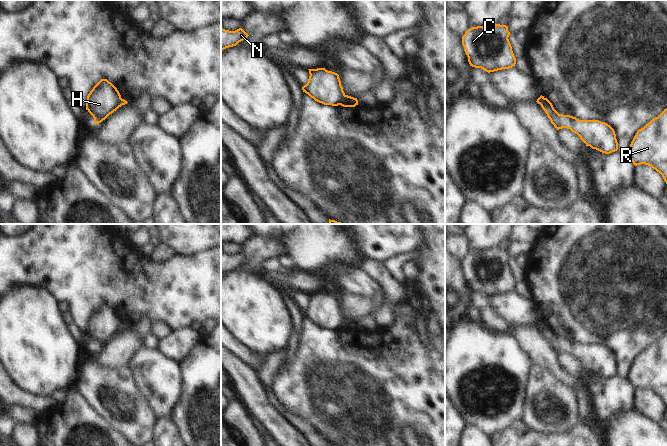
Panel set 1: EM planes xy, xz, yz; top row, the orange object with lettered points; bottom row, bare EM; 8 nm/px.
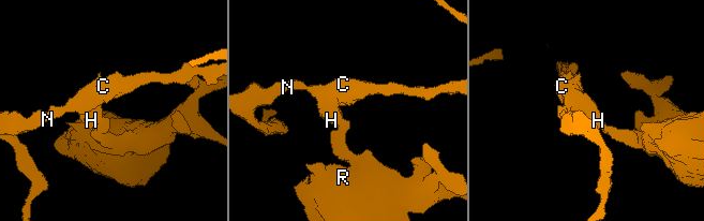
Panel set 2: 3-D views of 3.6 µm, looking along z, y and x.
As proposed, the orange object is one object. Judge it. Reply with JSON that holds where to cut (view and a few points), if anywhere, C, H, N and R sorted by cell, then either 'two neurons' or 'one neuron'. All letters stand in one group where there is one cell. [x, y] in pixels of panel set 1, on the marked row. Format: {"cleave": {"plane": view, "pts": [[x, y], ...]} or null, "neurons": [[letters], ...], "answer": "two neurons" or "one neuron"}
{"cleave": {"plane": "xz", "pts": [[345, 95], [339, 104]]}, "neurons": [["C", "H", "N"], ["R"]], "answer": "two neurons"}

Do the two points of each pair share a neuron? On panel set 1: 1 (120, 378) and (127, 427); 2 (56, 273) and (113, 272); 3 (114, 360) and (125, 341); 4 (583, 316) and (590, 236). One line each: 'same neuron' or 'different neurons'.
1: same neuron
2: same neuron
3: same neuron
4: same neuron

